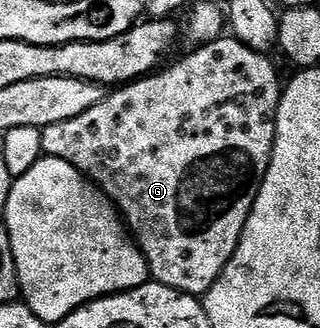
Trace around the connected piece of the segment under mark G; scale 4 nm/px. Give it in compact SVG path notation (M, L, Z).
M232 37L215 39L212 43L193 49L190 55L183 56L169 68L166 66L156 73L146 75L144 79L110 90L105 99L99 101L99 105L87 109L87 113L79 113L79 117L71 117L71 121L55 121L55 125L40 128L44 154L50 159L67 161L104 191L105 196L117 208L137 246L145 254L150 276L158 283L182 291L184 295L204 297L211 285L215 285L239 245L241 234L247 225L247 217L255 205L261 182L269 168L273 156L273 142L277 136L277 110L283 90L283 79L277 76L277 67L269 58L268 54L251 49Z

